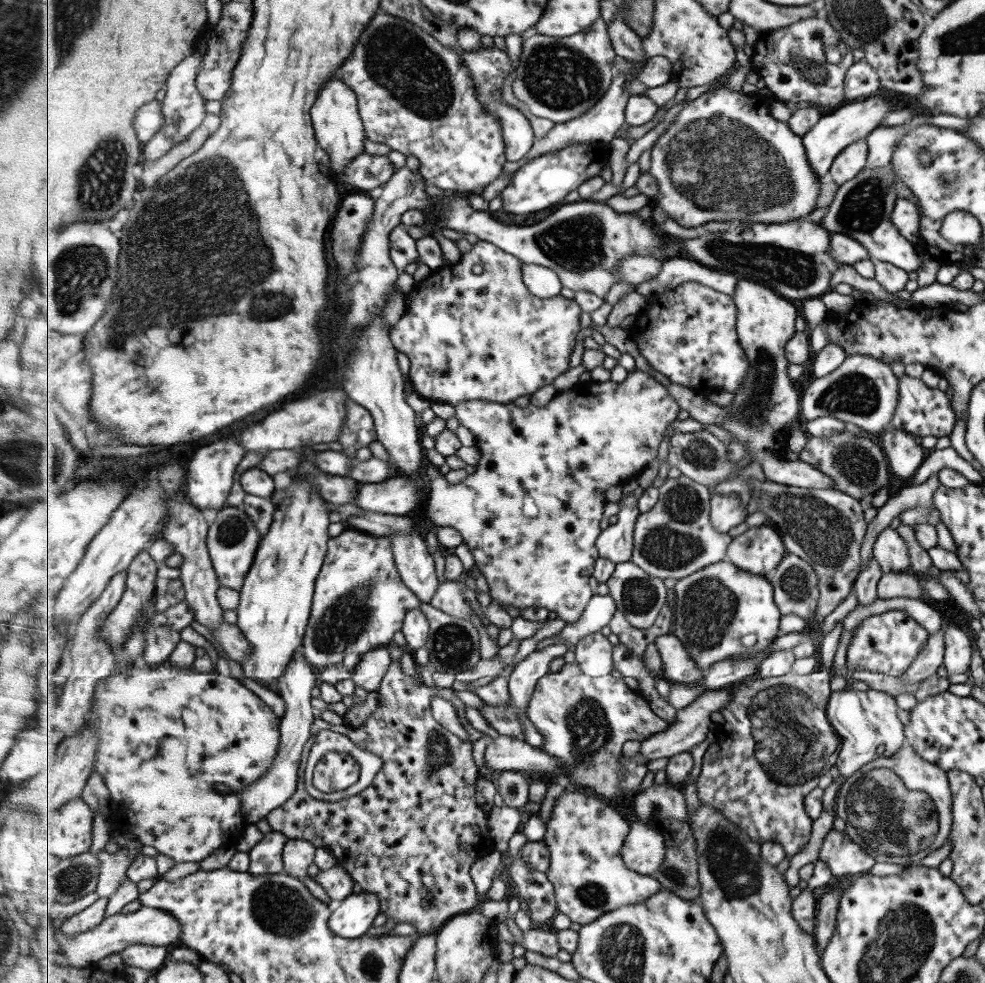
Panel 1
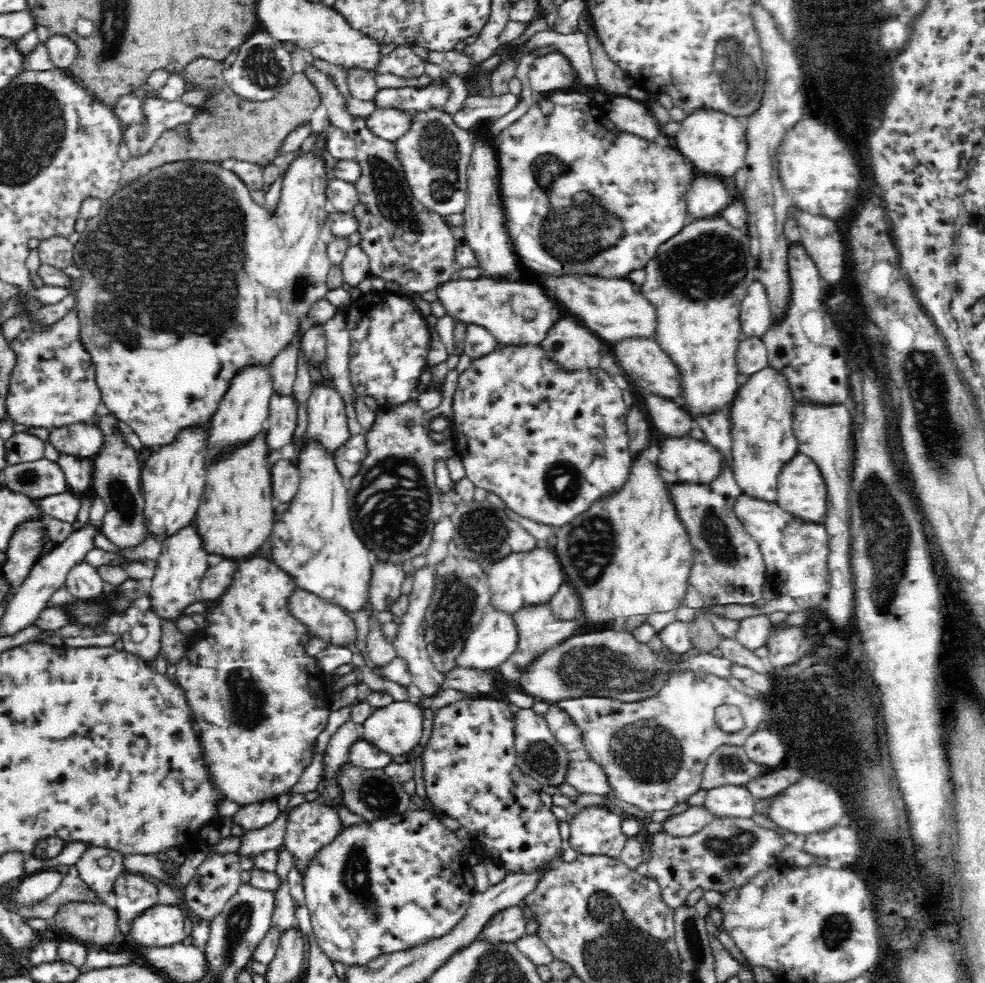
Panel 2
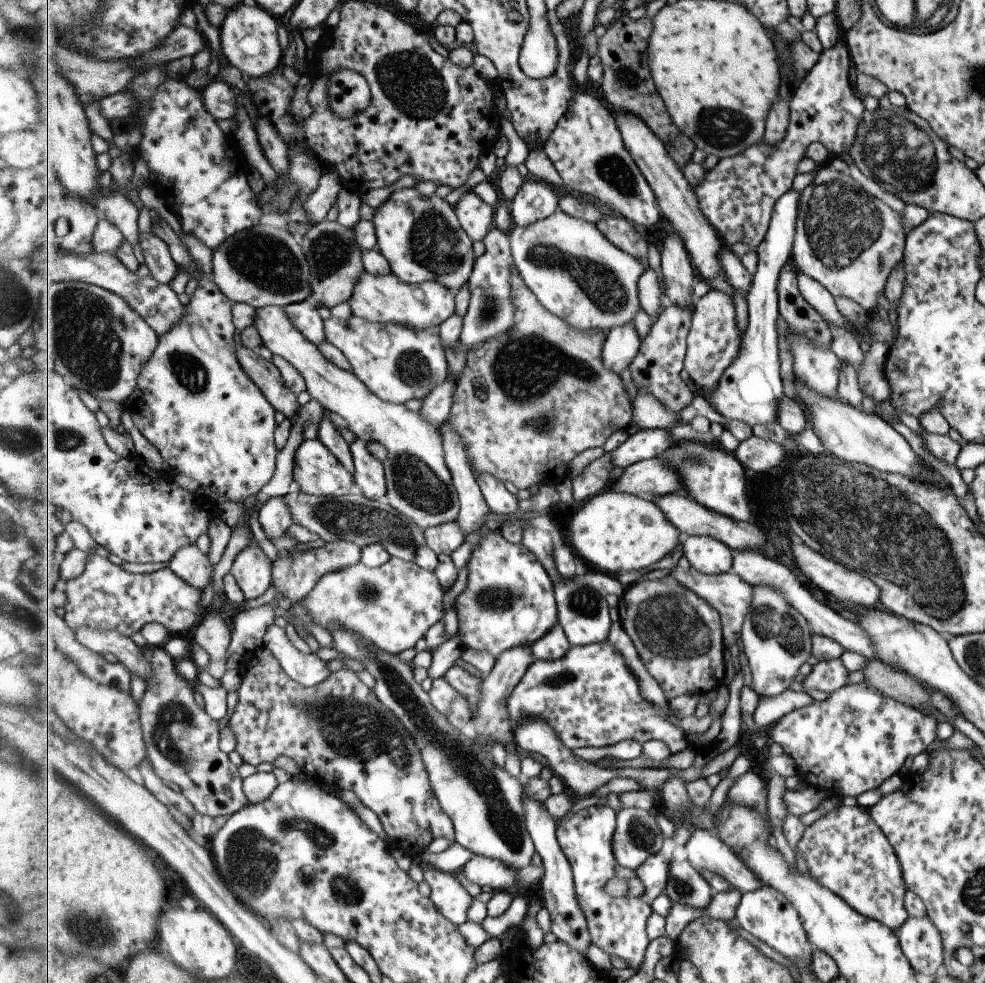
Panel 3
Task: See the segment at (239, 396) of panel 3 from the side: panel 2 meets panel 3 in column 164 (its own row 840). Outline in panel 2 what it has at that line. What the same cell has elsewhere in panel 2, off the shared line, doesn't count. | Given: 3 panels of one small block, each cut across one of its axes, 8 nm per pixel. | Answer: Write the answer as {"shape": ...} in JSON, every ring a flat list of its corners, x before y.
{"shape":[[413,807,392,818,352,824,318,853,302,876,305,902,318,945,345,967,366,966,380,955,408,950,448,934,476,894,463,844,428,809]]}

